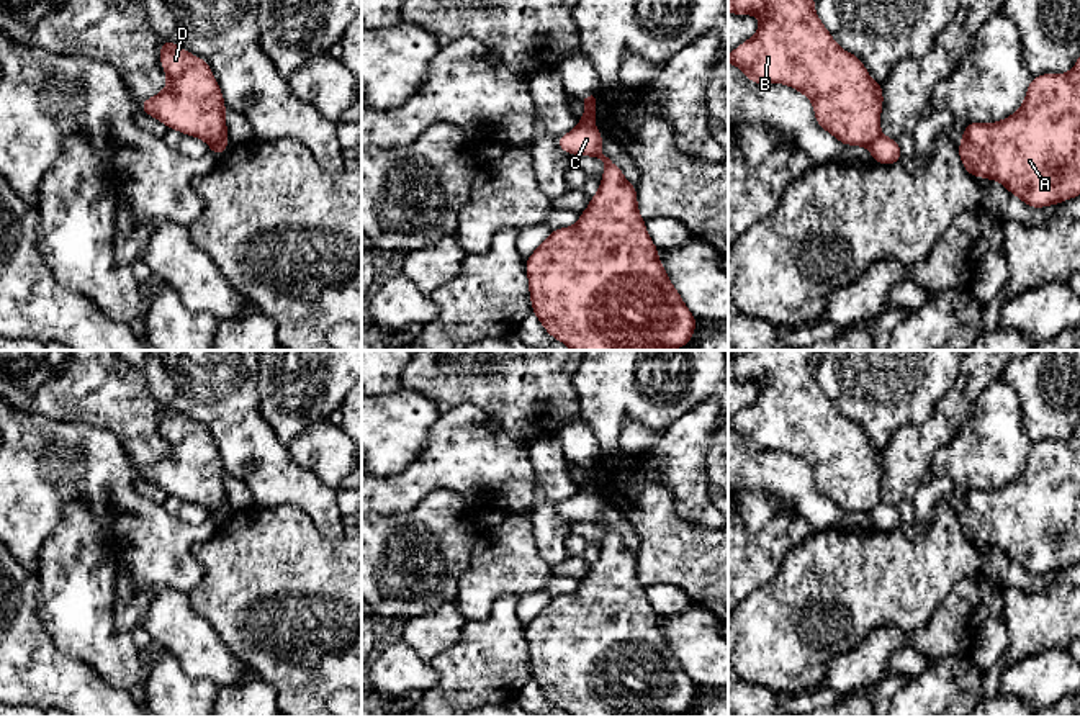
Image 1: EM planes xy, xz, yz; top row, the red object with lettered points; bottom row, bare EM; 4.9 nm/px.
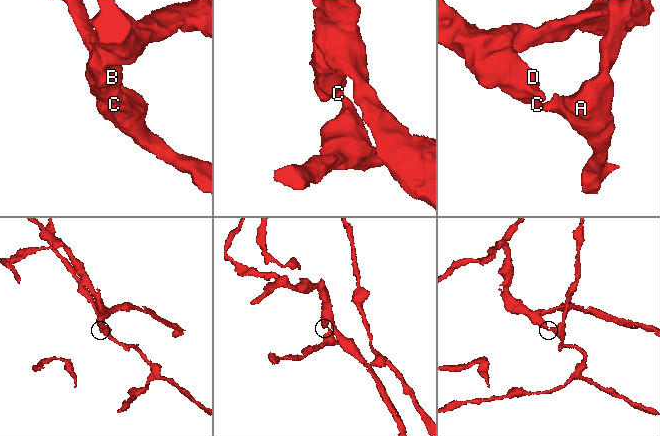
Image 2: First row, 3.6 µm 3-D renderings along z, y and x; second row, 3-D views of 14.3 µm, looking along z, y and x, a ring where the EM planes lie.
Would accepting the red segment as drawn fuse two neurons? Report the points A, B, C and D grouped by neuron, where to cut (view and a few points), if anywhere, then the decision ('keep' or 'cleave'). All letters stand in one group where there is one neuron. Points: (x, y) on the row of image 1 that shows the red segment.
groups A C / B D; cut xy (210, 143), (228, 144); cleave

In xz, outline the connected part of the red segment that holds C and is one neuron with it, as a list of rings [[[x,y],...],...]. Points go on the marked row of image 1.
[[[578,124],[556,139],[571,156],[591,156],[604,162],[599,192],[579,221],[550,231],[525,260],[532,313],[543,329],[573,350],[671,350],[684,349],[694,336],[697,318],[659,262],[658,247],[646,232],[637,206],[637,185],[601,151],[602,131]]]

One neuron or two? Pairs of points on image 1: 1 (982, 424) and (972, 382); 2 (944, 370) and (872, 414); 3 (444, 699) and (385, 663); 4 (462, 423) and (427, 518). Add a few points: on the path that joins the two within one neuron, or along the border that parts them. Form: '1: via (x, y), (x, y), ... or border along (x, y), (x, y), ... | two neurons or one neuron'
1: border along (1002, 377), (984, 388), (974, 410), (956, 431) | two neurons
2: via (926, 370), (917, 370), (890, 396) | one neuron
3: border along (431, 663), (439, 675), (439, 681), (424, 693) | two neurons
4: border along (473, 505), (450, 490), (432, 490), (404, 511) | two neurons

